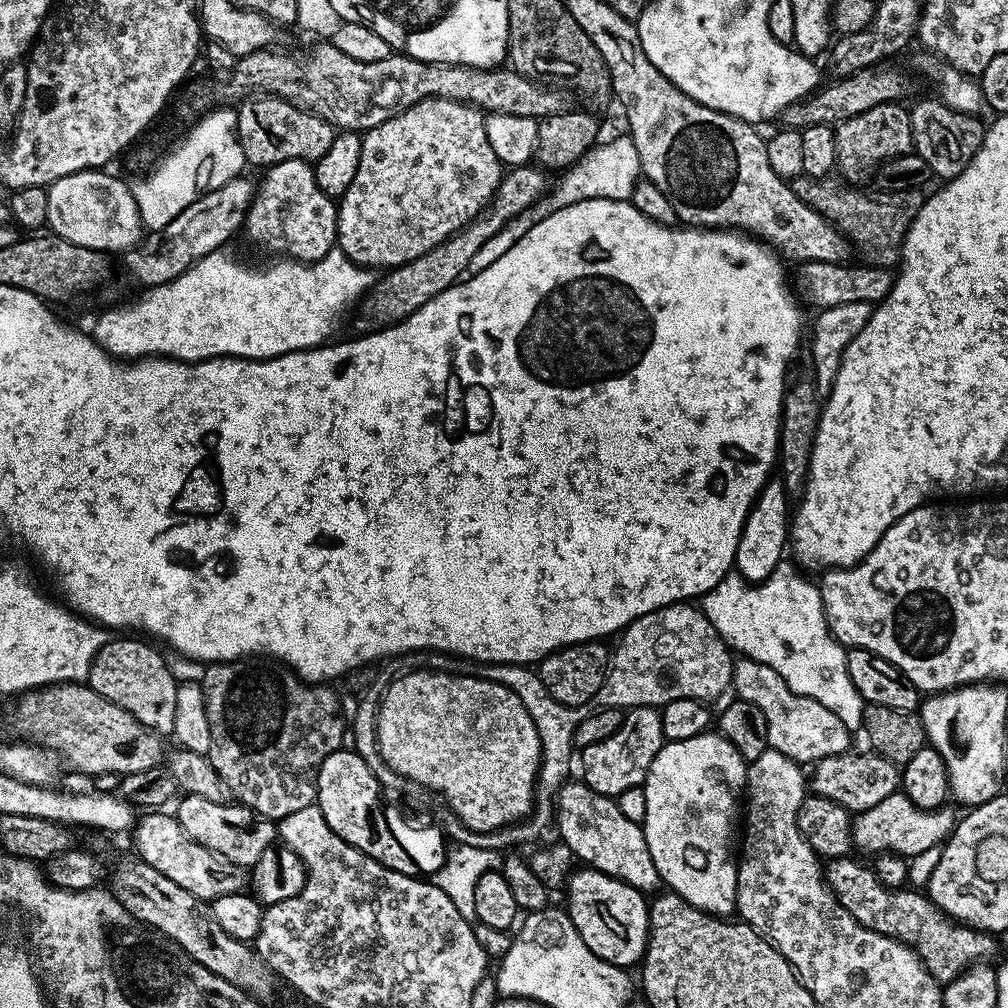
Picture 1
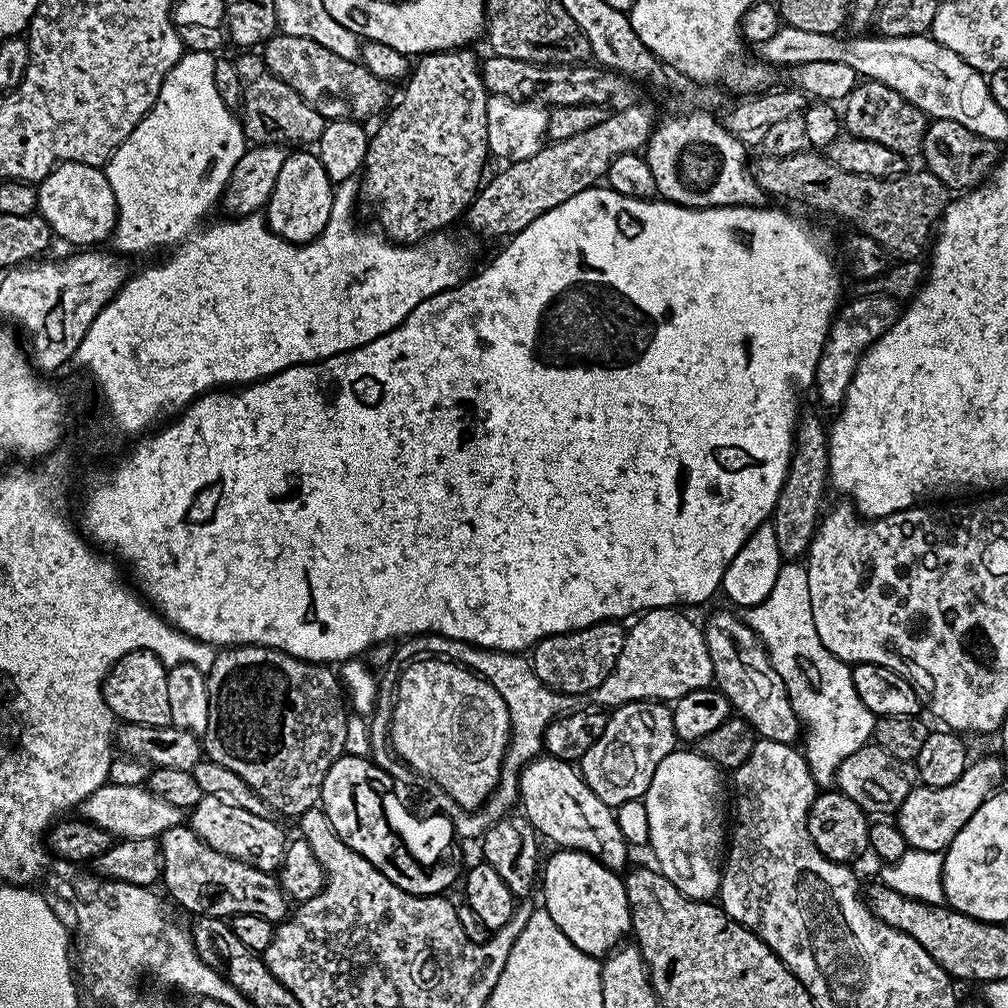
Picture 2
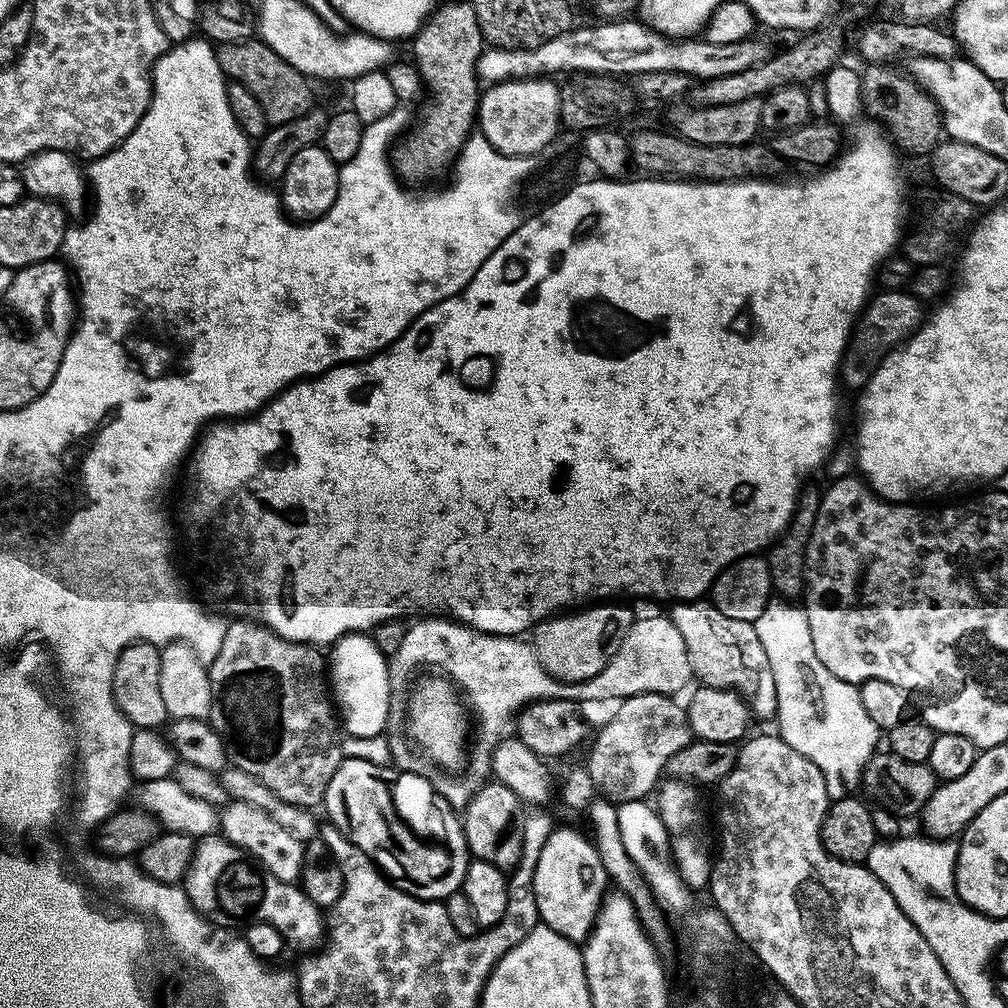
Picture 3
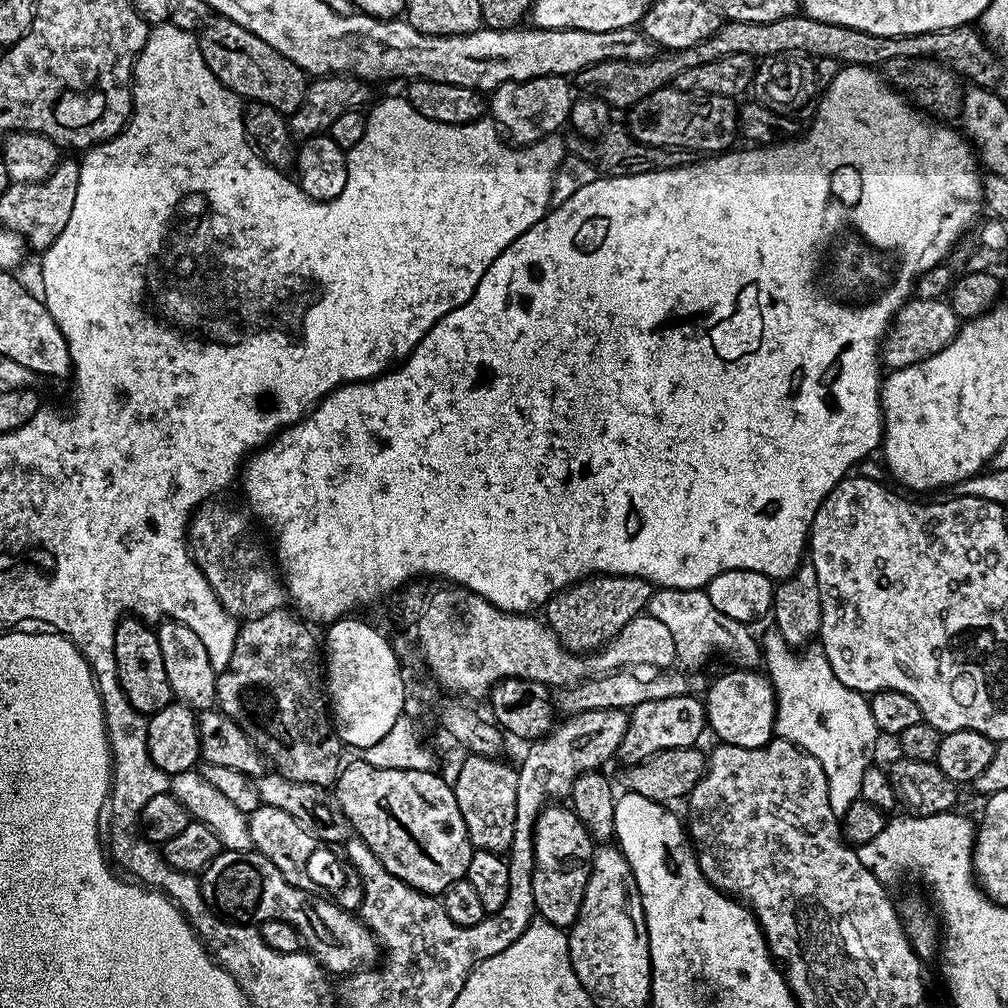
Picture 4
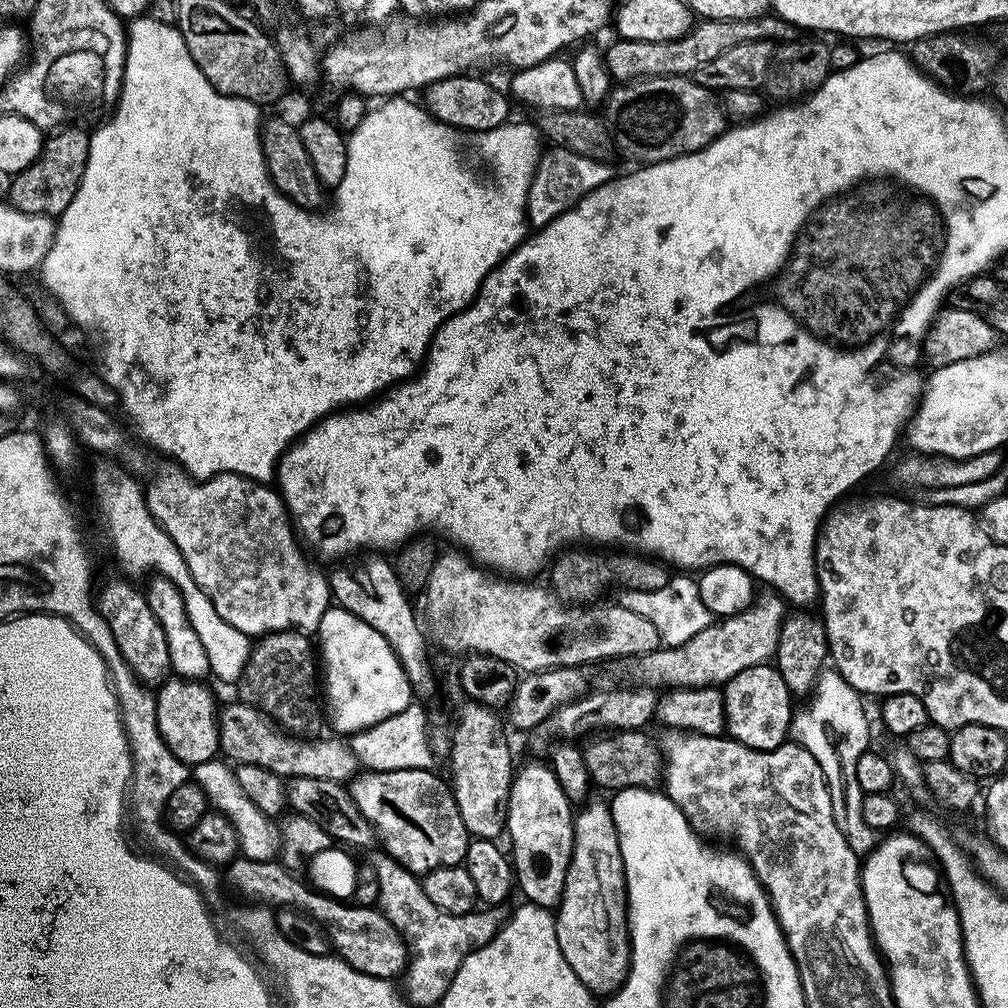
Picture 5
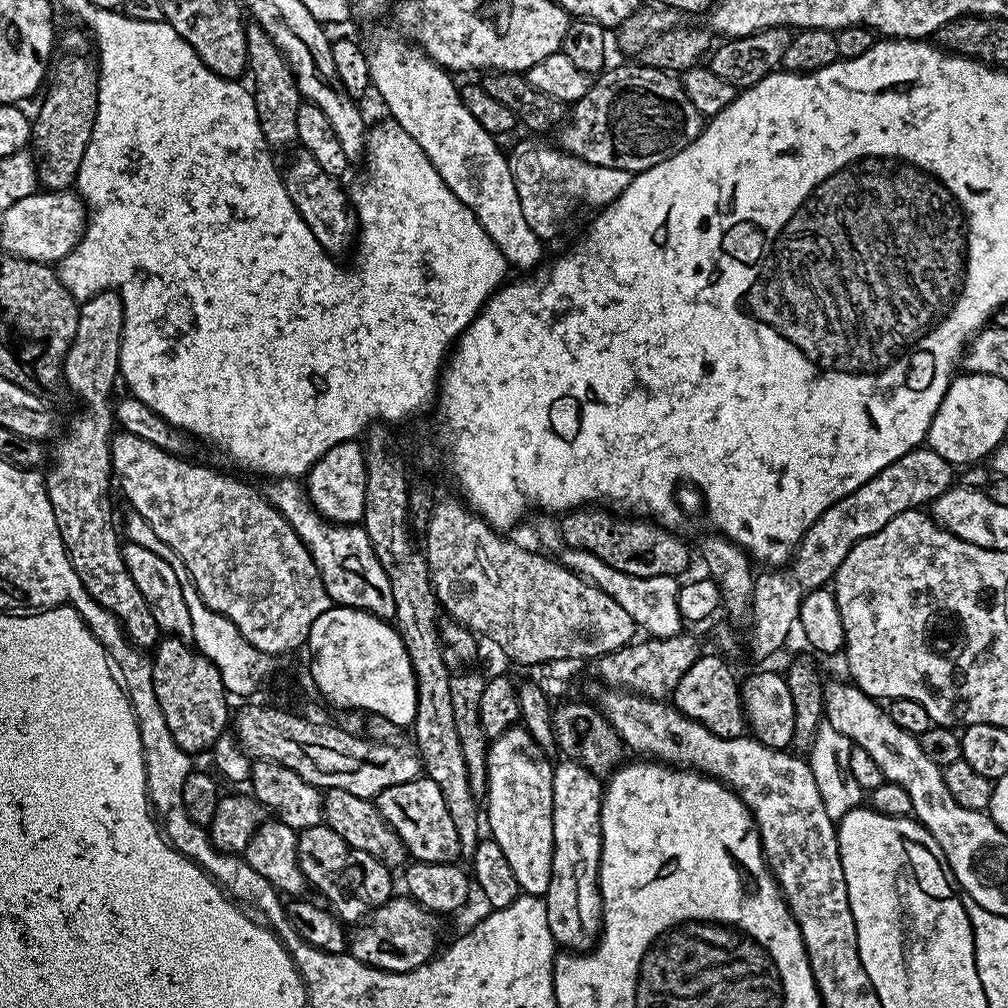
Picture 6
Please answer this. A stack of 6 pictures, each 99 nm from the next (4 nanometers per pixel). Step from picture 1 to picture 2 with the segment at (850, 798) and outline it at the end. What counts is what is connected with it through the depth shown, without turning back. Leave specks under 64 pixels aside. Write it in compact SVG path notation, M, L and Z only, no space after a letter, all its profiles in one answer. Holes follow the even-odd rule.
M869 742L844 759L842 766L838 766L835 787L846 794L846 798L858 802L864 812L895 814L899 812L902 802L906 802L906 794L910 794L910 790L917 787L917 784L916 765L913 761L890 758L886 750L882 750L875 742Z

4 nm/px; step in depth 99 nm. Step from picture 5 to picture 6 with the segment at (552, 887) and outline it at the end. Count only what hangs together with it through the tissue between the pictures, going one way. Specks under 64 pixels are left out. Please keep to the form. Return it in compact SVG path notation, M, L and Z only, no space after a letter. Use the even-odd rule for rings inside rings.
M513 726L488 745L488 808L486 804L486 828L490 838L502 846L502 854L506 854L506 862L510 862L510 870L514 870L514 878L518 878L521 893L526 896L543 896L548 893L552 859L554 858L554 798L552 797L552 769L554 767L549 753L542 751L534 742L534 738L523 726Z

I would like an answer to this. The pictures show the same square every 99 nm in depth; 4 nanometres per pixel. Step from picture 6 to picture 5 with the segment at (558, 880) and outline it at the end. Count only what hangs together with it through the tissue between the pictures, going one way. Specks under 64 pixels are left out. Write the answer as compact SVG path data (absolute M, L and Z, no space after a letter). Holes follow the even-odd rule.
M592 798L581 808L584 809L581 812L579 809L574 816L572 857L566 870L566 882L560 902L554 912L558 946L562 946L566 962L570 962L570 970L578 974L589 992L611 994L626 978L628 963L632 957L632 945L628 939L628 891L624 889L624 863L611 807L605 801L603 804L602 801Z

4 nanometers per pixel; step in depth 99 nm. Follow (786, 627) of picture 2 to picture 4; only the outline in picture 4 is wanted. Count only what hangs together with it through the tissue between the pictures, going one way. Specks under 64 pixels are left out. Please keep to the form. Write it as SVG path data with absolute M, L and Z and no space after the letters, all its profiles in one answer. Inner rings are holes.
M769 630L765 634L764 640L762 636L762 660L766 667L766 675L772 682L772 689L776 691L776 731L775 735L782 740L789 740L791 744L795 744L796 747L801 748L803 752L808 752L817 762L822 766L822 770L826 774L826 782L828 783L829 791L828 797L830 798L830 810L834 810L834 814L838 818L844 817L846 810L854 801L860 799L860 791L862 790L862 774L866 774L866 770L873 763L872 751L876 748L876 739L878 739L878 733L874 726L874 714L870 714L870 706L866 699L865 693L855 692L850 686L846 686L842 682L838 682L838 678L834 674L834 670L830 666L830 662L824 657L824 650L819 646L808 646L803 649L804 652L801 656L795 656L793 649L786 643L784 639L780 637L779 632L775 630Z

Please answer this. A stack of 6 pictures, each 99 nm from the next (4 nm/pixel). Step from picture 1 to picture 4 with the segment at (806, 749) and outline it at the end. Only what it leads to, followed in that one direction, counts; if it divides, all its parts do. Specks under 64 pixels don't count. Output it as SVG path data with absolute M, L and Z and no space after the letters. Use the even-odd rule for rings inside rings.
M656 588L646 612L670 629L677 661L681 665L684 663L685 669L699 669L699 664L706 663L712 652L721 652L740 670L752 670L761 663L762 648L757 637L756 640L752 637L748 629L751 627L745 621L726 618L722 610L714 610L714 602L710 602L707 591L699 588Z

